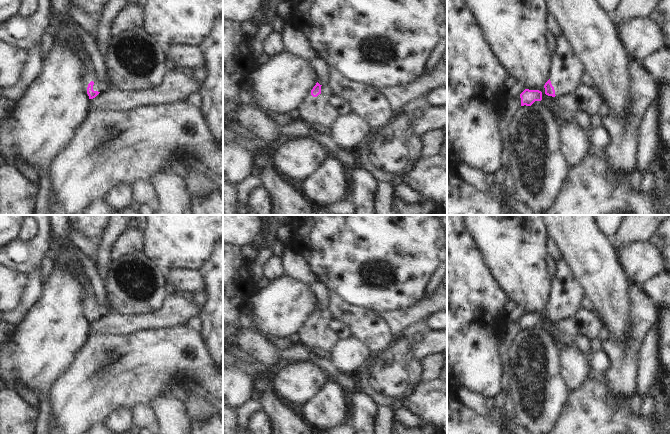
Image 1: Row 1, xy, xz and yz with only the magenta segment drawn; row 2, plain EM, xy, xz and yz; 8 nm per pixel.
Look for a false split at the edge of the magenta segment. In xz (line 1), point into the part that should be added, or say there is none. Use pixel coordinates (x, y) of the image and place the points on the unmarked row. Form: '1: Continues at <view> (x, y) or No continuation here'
1: Continues at xz (317, 335).

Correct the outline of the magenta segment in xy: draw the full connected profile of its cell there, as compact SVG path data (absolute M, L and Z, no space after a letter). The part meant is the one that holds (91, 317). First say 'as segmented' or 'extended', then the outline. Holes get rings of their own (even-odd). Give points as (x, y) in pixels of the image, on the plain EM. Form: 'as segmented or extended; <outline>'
extended; M92 293L86 296L83 305L85 312L87 313L89 323L93 323L100 316L107 314L107 312L104 309L102 309L95 303L94 295Z

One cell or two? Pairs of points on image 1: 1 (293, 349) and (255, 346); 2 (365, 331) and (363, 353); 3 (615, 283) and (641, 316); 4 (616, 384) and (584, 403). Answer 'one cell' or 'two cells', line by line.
1: two cells
2: two cells
3: two cells
4: two cells

